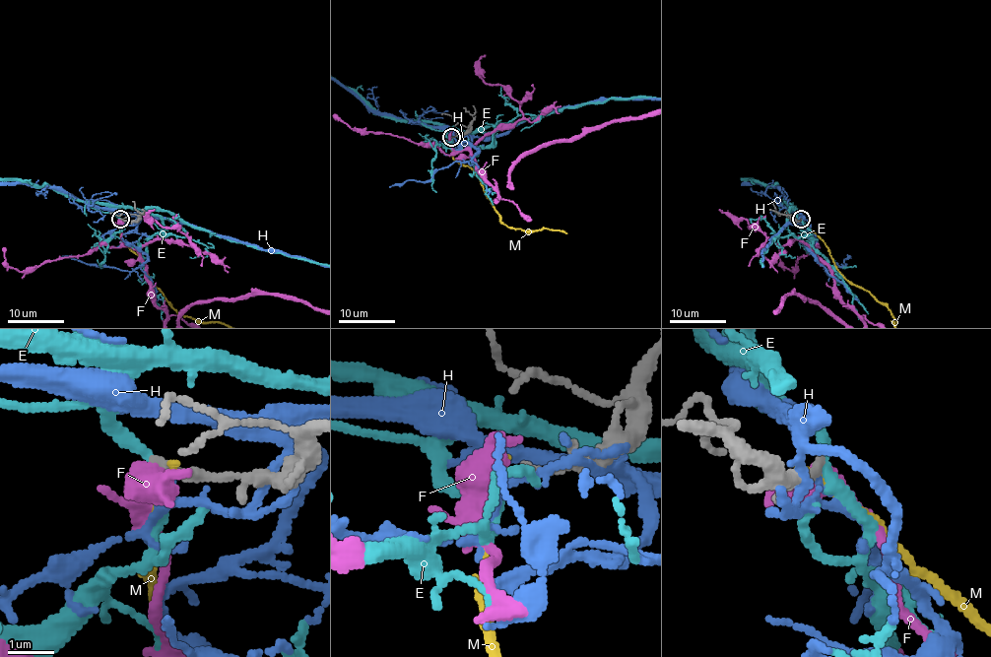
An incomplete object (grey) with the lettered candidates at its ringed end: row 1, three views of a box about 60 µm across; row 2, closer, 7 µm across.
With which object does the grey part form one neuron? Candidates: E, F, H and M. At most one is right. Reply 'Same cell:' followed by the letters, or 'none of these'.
Same cell: none of these

